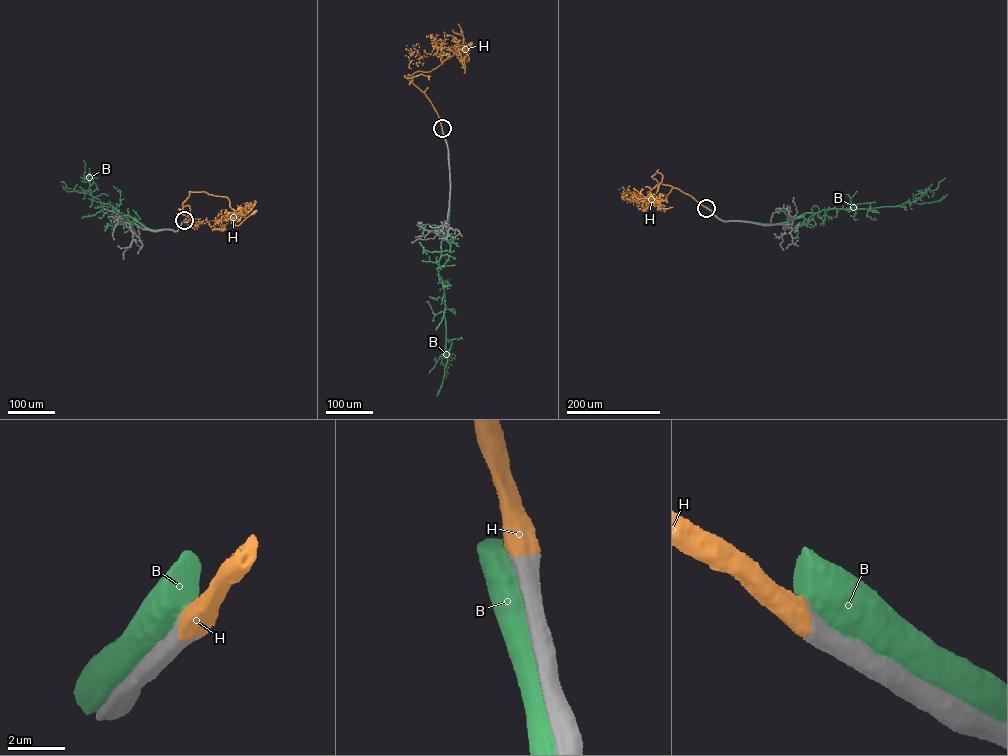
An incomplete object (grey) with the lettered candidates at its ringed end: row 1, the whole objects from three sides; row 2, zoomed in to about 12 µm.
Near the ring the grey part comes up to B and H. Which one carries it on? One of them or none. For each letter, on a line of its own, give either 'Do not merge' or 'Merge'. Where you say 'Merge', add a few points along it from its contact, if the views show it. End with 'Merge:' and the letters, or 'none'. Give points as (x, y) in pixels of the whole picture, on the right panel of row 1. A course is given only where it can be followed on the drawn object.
B: Do not merge
H: Merge. Its course: (706, 208), (677, 188), (659, 183), (651, 176), (658, 170), (662, 180), (643, 210), (653, 202)
Merge: H

